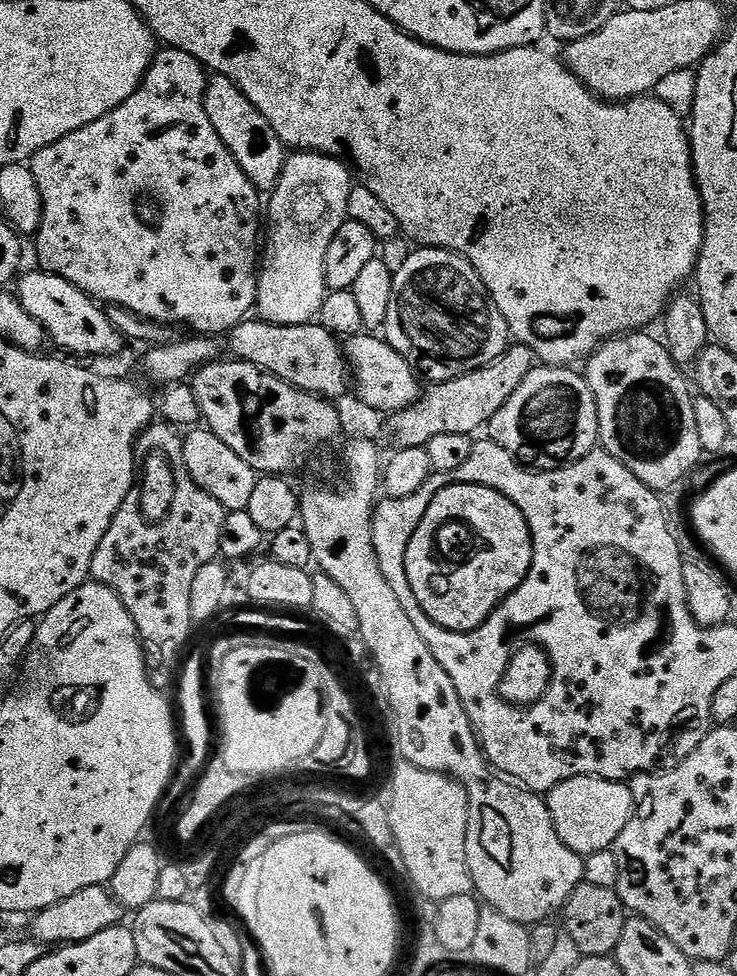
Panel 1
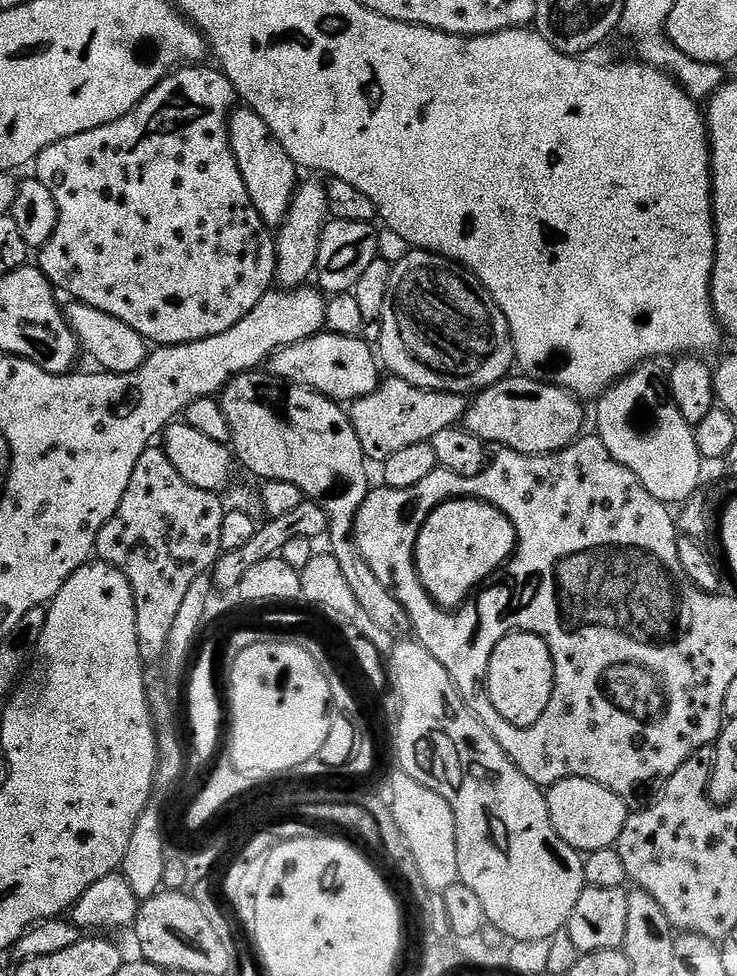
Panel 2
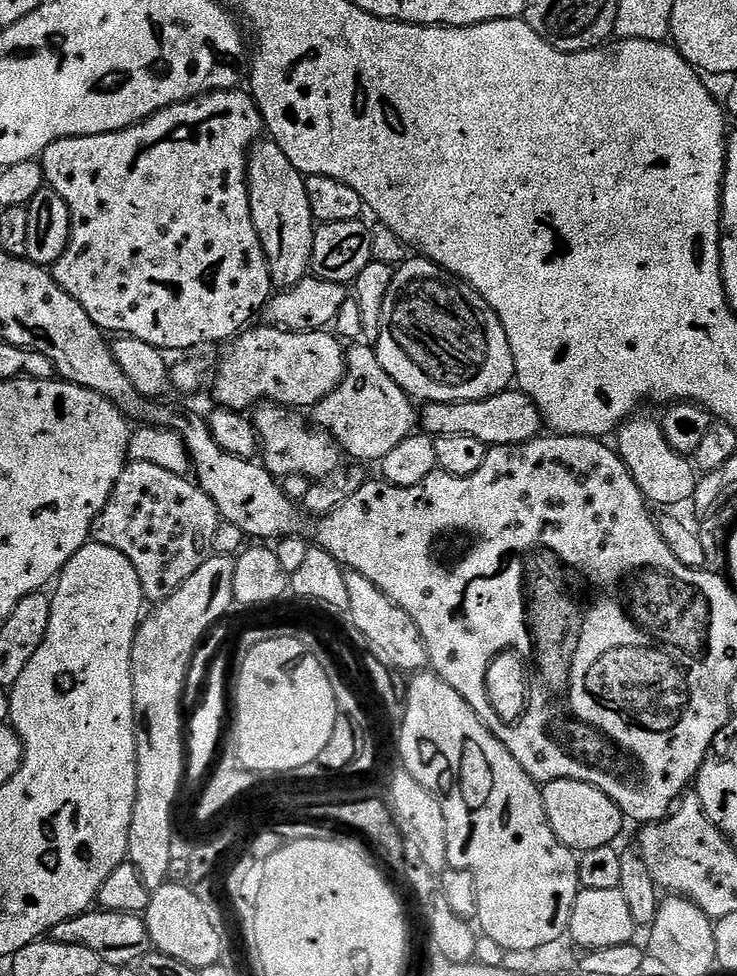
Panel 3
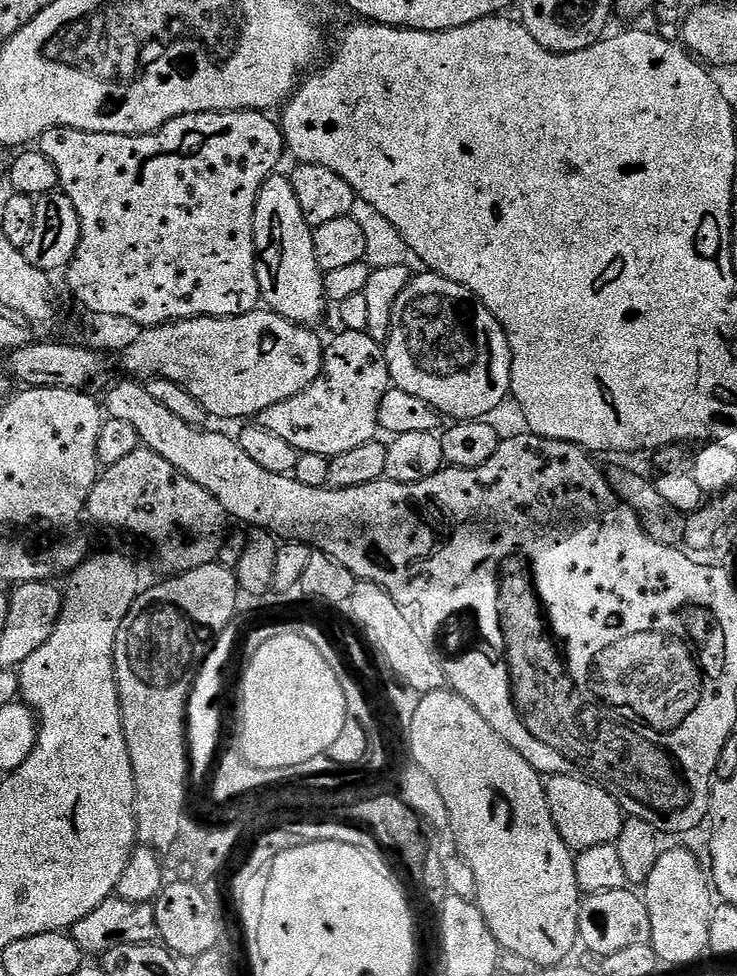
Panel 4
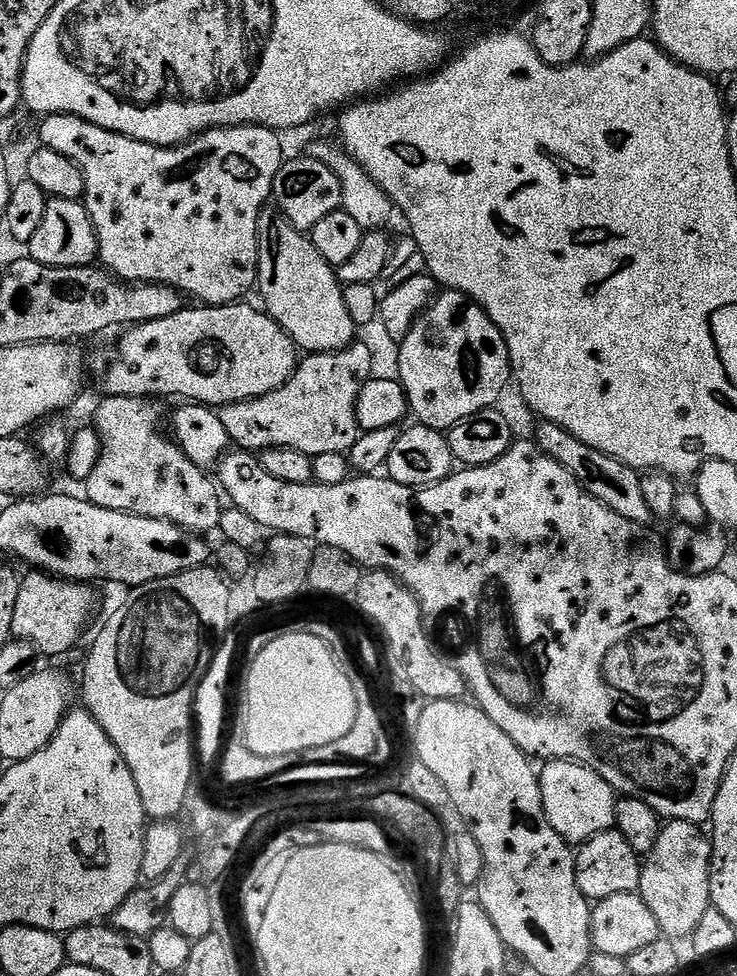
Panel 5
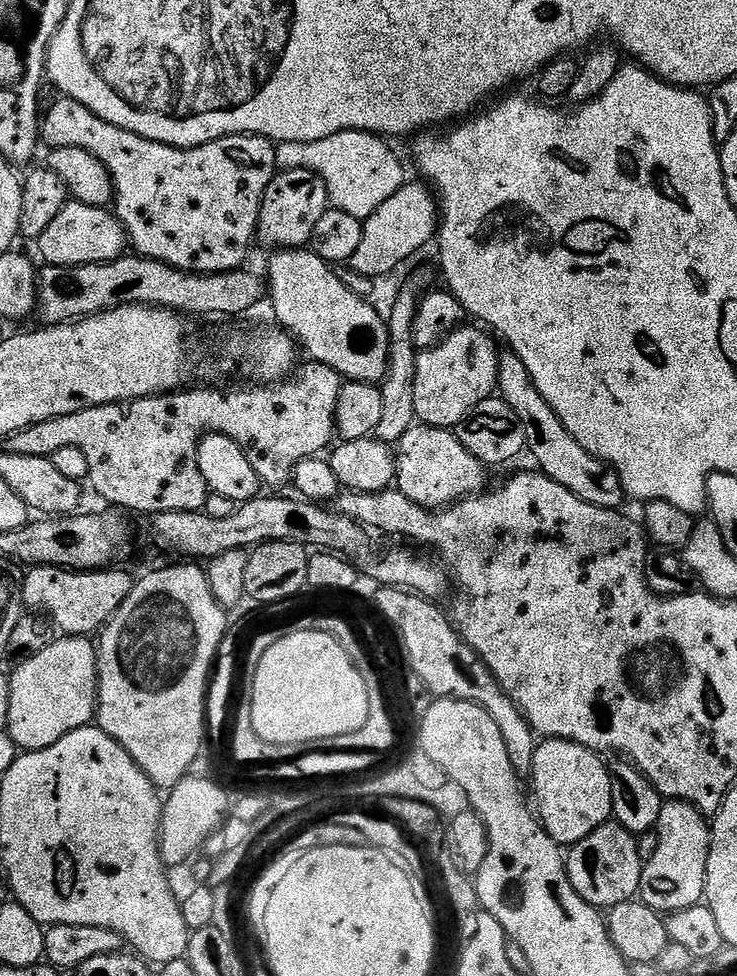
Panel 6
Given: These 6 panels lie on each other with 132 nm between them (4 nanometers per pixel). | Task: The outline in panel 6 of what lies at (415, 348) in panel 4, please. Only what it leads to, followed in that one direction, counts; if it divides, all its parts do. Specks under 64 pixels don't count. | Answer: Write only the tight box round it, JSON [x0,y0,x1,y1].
[414,326,497,429]

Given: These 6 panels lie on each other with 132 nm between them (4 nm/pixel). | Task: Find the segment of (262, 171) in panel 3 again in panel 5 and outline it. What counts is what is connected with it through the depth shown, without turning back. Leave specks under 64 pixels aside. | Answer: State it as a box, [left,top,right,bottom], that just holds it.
[258,206,358,354]

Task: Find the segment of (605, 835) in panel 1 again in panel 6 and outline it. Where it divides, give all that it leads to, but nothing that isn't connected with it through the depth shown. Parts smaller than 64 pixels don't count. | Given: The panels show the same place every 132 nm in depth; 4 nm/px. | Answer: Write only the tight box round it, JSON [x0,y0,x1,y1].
[530,738,612,844]

